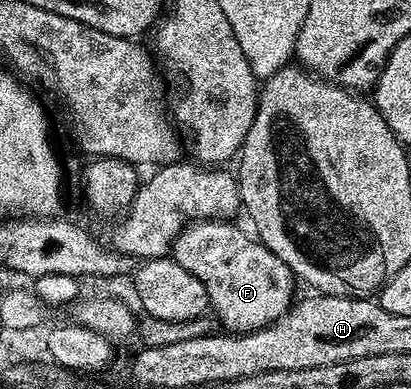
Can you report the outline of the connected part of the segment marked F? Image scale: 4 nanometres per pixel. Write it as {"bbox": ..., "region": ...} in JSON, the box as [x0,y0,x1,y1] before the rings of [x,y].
{"bbox":[172,219,296,332],"region":[[[221,219],[190,223],[176,237],[172,258],[202,282],[210,298],[209,306],[227,332],[258,331],[290,310],[296,299],[296,277],[276,253],[259,243],[253,234],[245,235],[236,224]]]}

